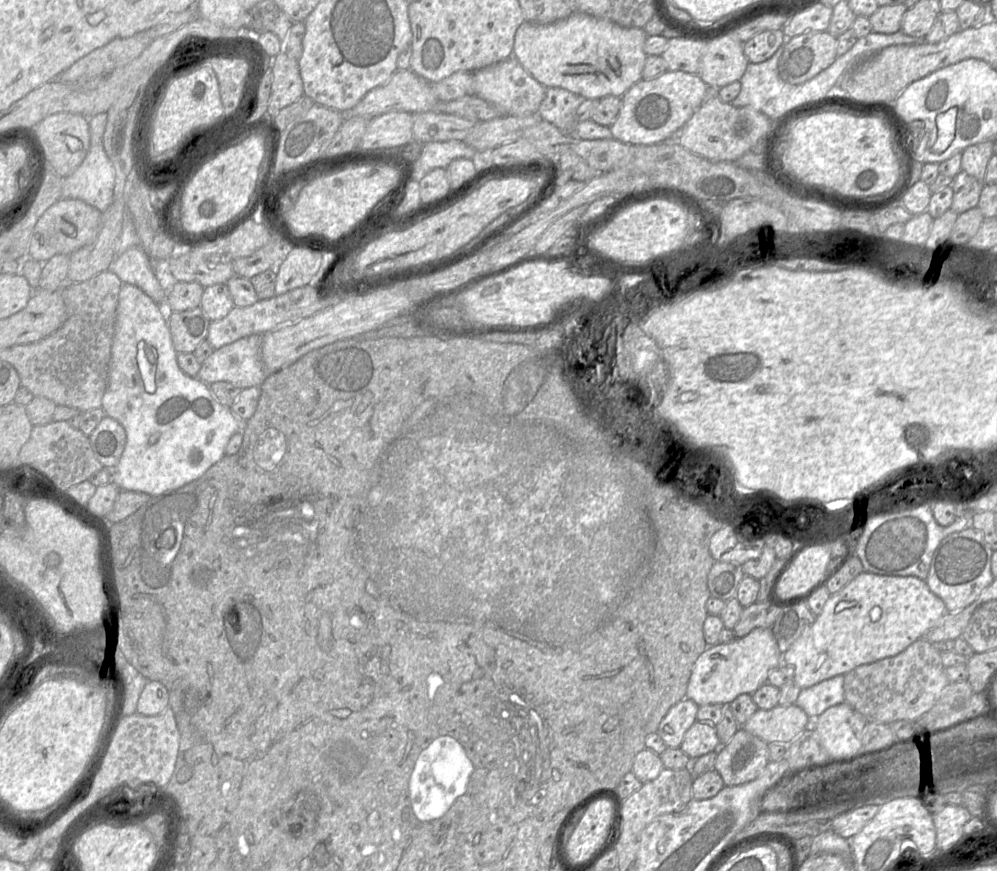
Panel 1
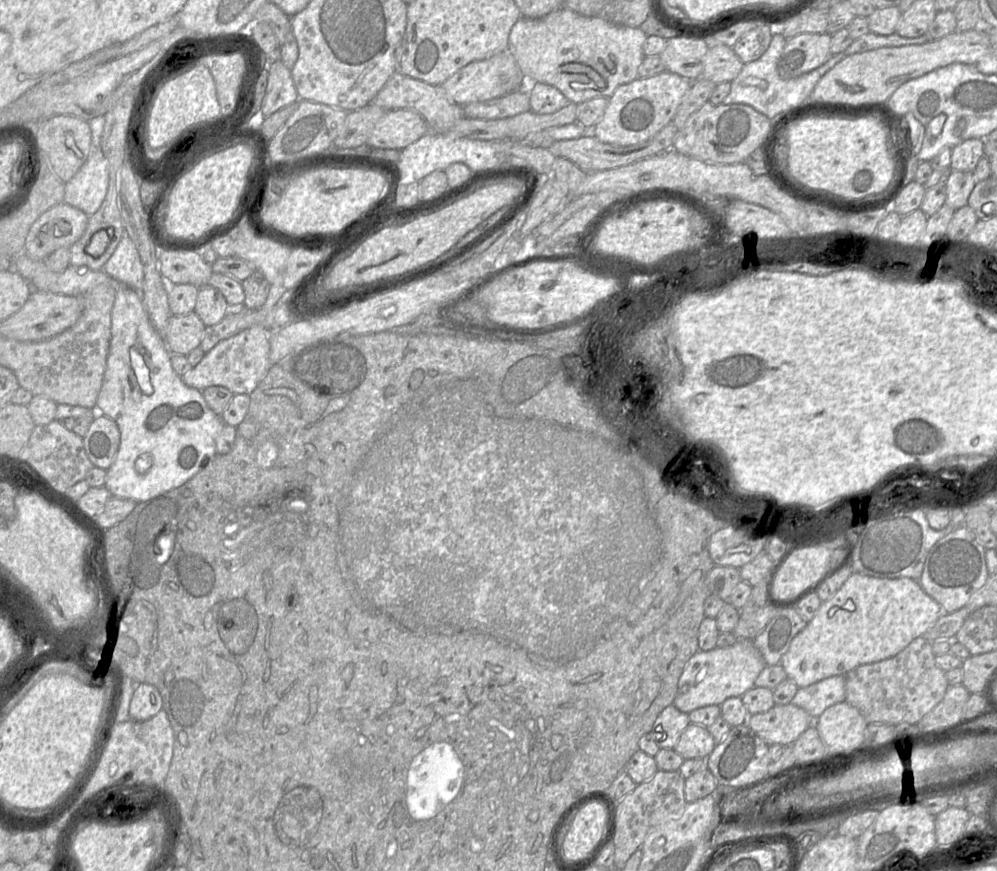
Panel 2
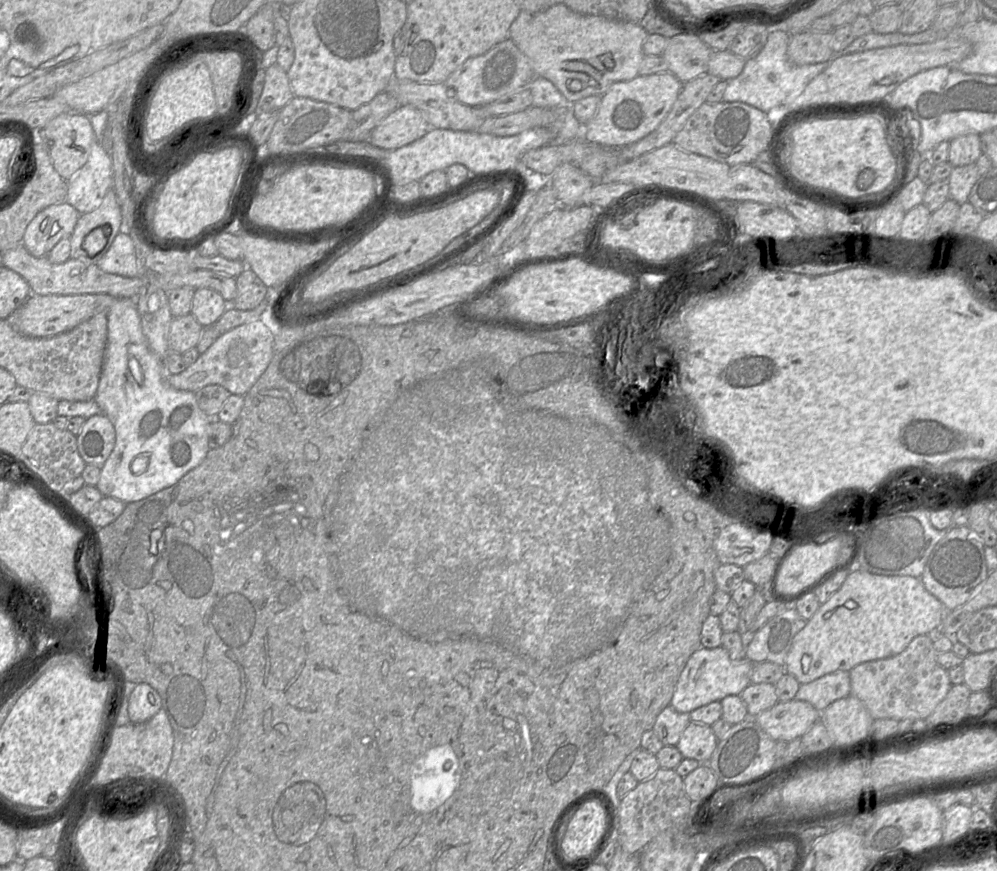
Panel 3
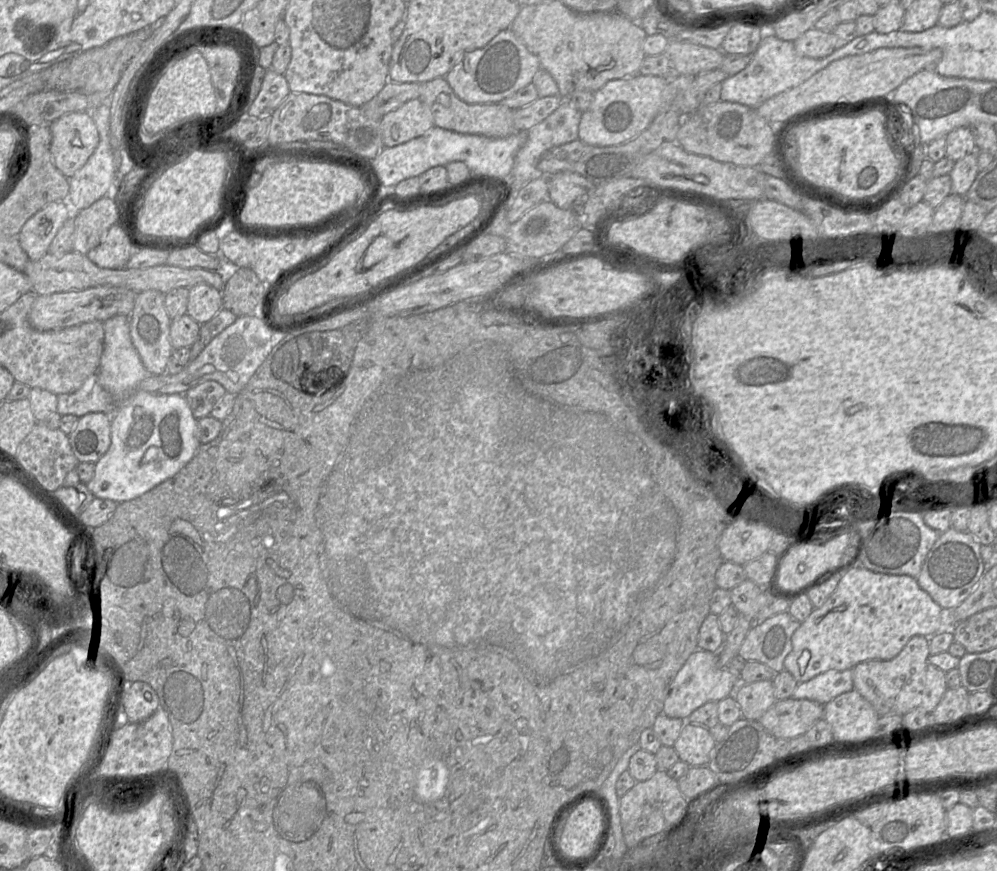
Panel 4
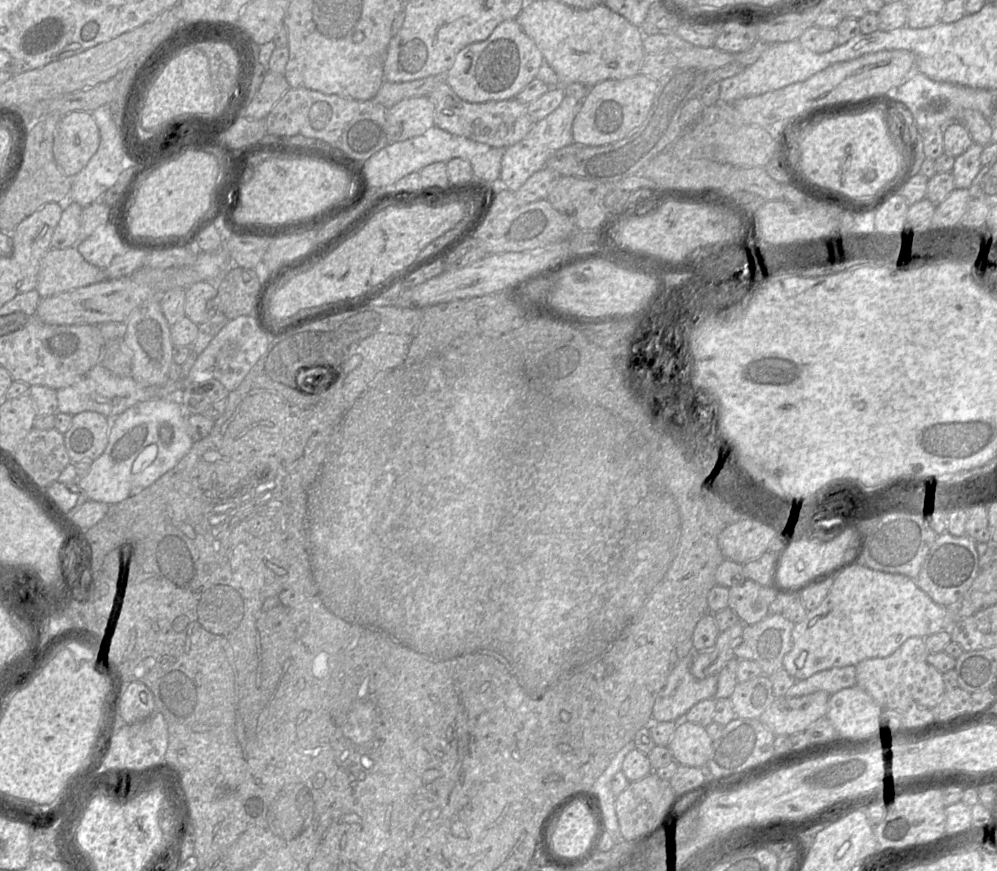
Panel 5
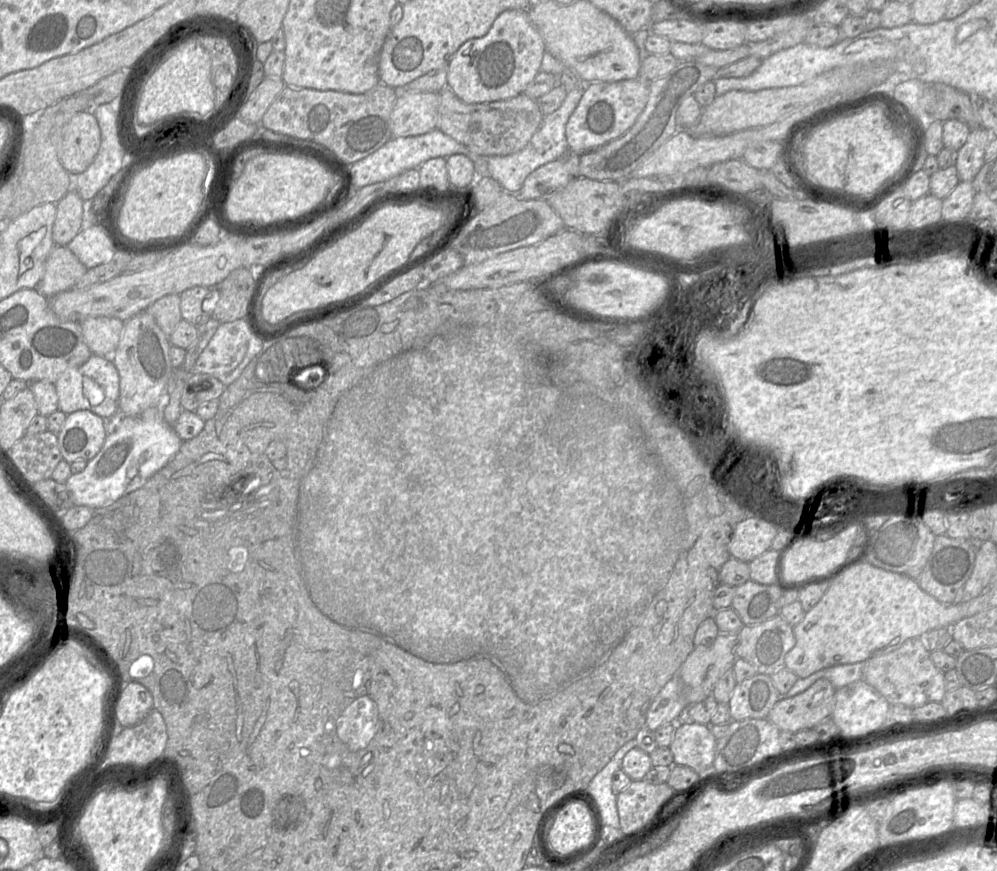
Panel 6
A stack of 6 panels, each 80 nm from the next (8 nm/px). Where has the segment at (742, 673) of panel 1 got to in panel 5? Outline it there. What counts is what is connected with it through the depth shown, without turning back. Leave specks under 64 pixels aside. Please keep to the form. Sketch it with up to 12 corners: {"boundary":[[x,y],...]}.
{"boundary":[[682,659],[658,694],[653,722],[675,721],[713,699],[718,675],[695,678]]}

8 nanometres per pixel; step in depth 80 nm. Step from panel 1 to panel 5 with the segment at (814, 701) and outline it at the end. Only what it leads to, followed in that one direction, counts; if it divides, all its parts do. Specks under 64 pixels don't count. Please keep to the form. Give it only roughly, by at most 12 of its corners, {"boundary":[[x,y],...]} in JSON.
{"boundary":[[856,665],[796,680],[786,697],[820,690],[833,695],[857,685]]}

